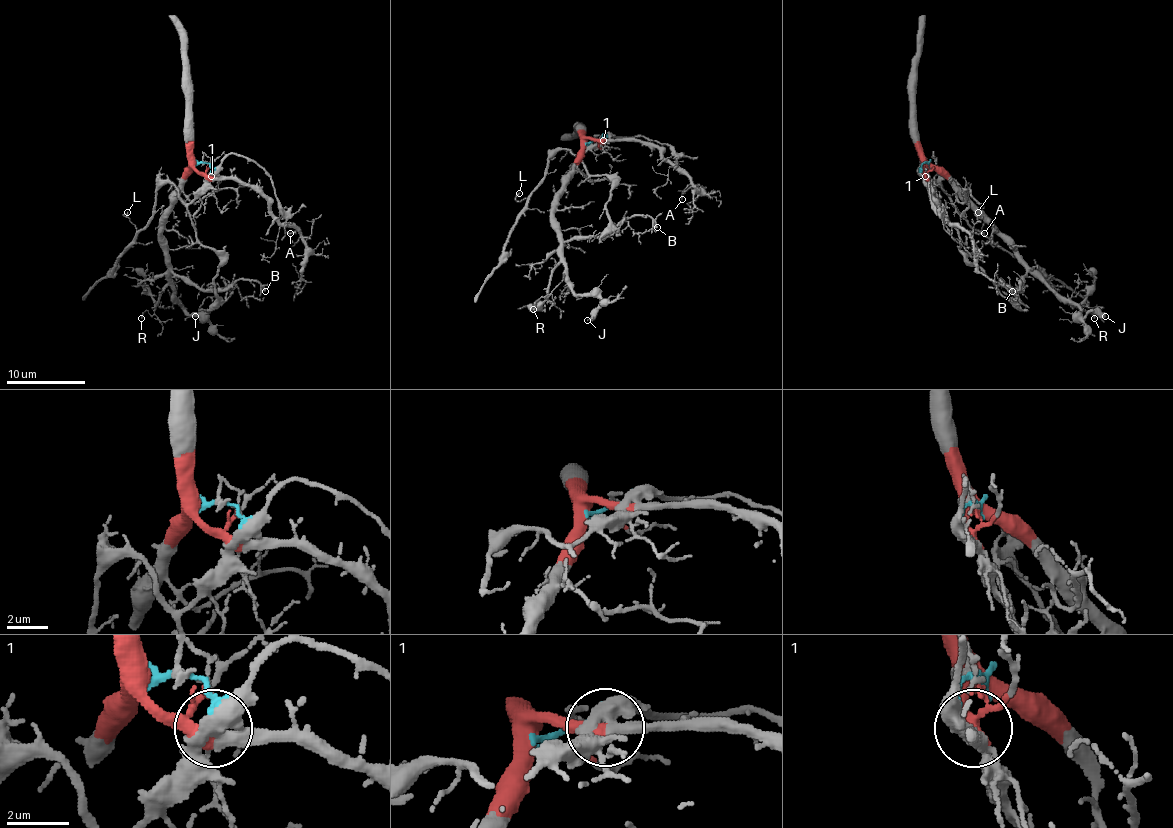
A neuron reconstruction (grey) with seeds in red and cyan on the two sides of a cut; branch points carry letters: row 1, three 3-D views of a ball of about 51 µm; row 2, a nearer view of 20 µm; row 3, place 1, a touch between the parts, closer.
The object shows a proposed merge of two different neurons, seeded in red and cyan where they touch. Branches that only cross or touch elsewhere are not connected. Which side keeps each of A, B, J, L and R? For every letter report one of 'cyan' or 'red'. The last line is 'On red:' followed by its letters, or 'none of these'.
A: red
B: red
J: red
L: cyan
R: red
On red: A, B, J, R

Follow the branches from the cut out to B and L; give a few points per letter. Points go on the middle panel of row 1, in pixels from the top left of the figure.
B: (585, 142), (585, 152), (553, 213), (557, 234), (567, 240), (608, 236), (636, 215), (648, 215), (658, 227)
L: (585, 142), (602, 136), (581, 156), (557, 150), (549, 158), (545, 177), (532, 193), (518, 201), (520, 193)

